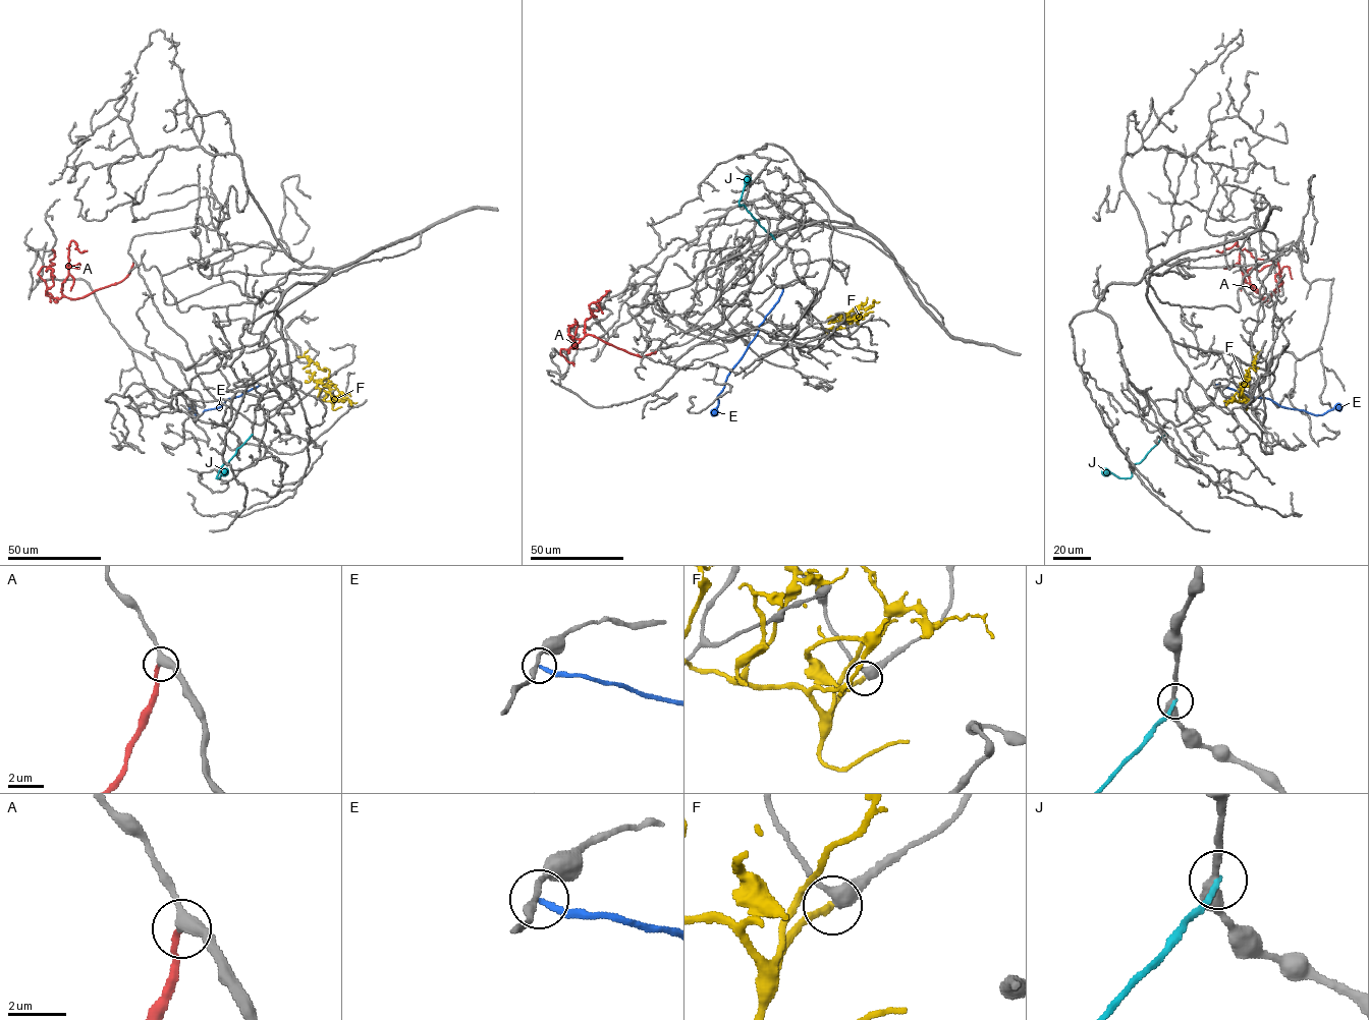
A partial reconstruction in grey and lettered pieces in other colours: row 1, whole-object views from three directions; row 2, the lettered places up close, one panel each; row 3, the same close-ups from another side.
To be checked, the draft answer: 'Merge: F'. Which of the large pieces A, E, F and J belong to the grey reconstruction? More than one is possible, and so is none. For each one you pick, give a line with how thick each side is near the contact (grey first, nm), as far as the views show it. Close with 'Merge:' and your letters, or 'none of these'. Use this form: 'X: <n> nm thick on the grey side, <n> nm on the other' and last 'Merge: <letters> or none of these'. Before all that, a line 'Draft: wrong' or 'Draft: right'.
Draft: wrong
A: 360 nm thick on the grey side, 200 nm on the other
Merge: A

